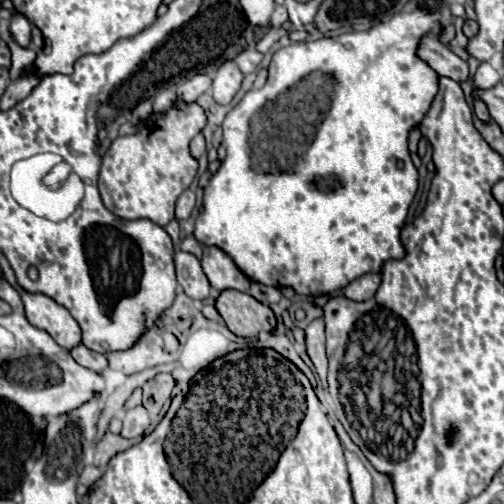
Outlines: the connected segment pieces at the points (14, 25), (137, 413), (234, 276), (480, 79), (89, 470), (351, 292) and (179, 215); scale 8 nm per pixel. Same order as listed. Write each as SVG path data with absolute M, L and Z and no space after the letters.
M16 12L10 20L10 34L12 38L20 44L20 46L28 46L30 44L30 22L24 14Z
M136 406L126 412L126 416L122 420L120 436L122 438L142 438L148 426L150 426L148 412L144 410L144 406Z
M206 246L204 256L202 256L202 270L210 280L210 286L216 292L222 290L240 290L248 292L250 290L250 278L238 270L238 266L232 262L232 258L222 252L216 246Z
M482 62L480 68L474 74L474 86L478 86L478 88L492 88L498 82L500 82L500 74L488 62Z
M86 466L84 472L82 472L80 478L78 478L78 484L84 486L84 488L90 488L90 484L94 484L100 476L102 476L102 472L100 472L96 466Z
M366 274L366 276L360 276L354 282L350 282L344 288L344 296L350 300L356 300L356 302L370 300L370 296L374 296L378 286L380 286L380 274Z
M184 190L182 196L180 196L178 202L176 202L176 220L186 220L186 218L190 218L190 212L192 212L194 204L196 204L194 192L192 192L192 190Z

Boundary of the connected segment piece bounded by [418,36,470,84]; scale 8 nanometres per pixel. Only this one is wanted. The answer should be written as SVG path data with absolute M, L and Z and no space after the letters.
M424 36L420 40L418 56L426 60L440 76L452 78L458 84L470 78L468 64L462 58L458 58L448 46L444 46L436 36Z

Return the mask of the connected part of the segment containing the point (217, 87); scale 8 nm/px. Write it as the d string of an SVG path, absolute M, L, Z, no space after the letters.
M226 62L218 68L218 74L212 82L212 96L218 104L230 104L242 84L242 72L234 62Z

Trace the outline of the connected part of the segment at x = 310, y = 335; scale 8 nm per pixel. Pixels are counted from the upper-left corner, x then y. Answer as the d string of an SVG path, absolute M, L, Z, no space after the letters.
M322 318L310 322L310 326L304 332L306 332L306 354L310 356L312 364L316 366L322 388L328 390L328 382L326 382L328 358L326 358L326 350L324 350L324 324L322 324Z

